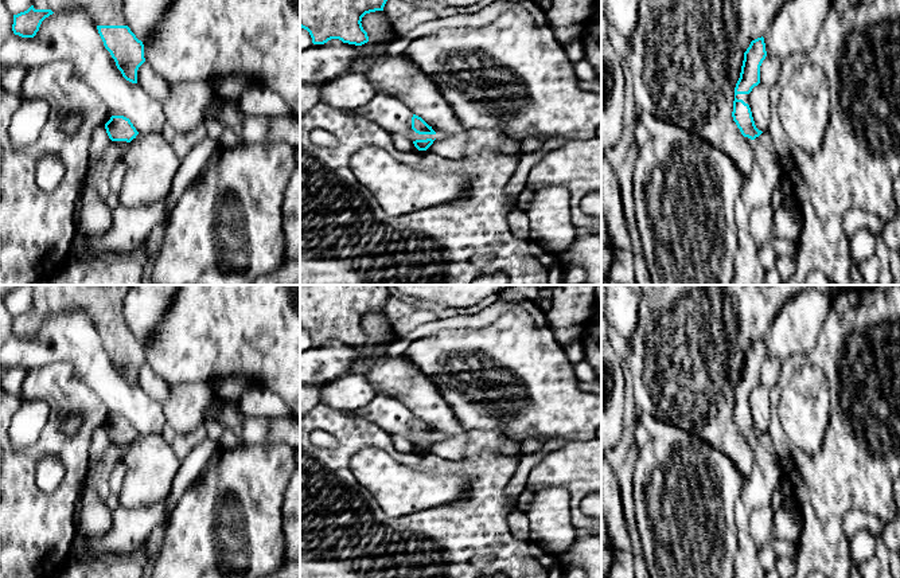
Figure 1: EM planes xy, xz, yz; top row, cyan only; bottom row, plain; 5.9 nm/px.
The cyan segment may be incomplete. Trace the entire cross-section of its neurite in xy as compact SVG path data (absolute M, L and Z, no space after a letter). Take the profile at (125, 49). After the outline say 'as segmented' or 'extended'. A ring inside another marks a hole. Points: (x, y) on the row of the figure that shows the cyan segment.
M34 0L27 11L13 15L12 31L34 38L46 17L67 11L85 11L91 17L122 77L137 83L137 70L145 62L144 44L128 27L124 0Z; extended

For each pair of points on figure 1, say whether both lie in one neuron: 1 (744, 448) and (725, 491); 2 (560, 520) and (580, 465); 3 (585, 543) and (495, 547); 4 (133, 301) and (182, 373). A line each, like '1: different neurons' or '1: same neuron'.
1: different neurons
2: different neurons
3: different neurons
4: different neurons

